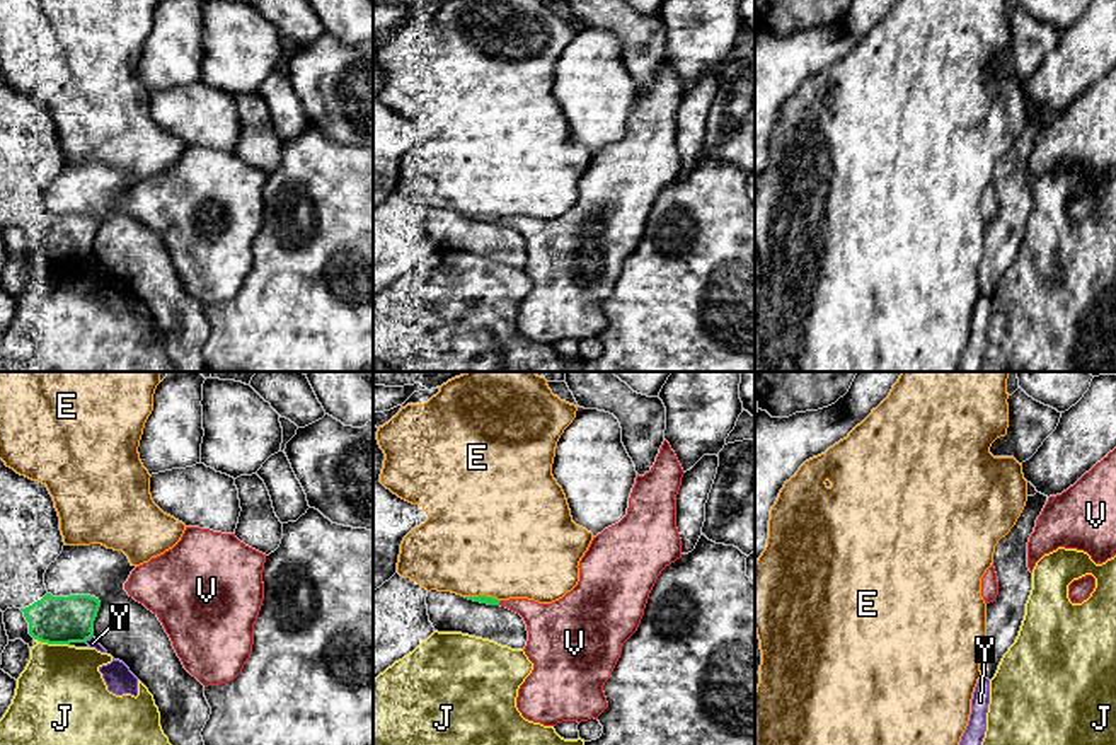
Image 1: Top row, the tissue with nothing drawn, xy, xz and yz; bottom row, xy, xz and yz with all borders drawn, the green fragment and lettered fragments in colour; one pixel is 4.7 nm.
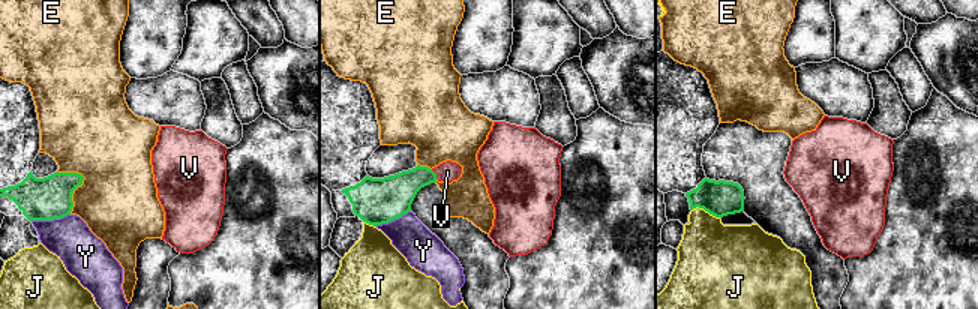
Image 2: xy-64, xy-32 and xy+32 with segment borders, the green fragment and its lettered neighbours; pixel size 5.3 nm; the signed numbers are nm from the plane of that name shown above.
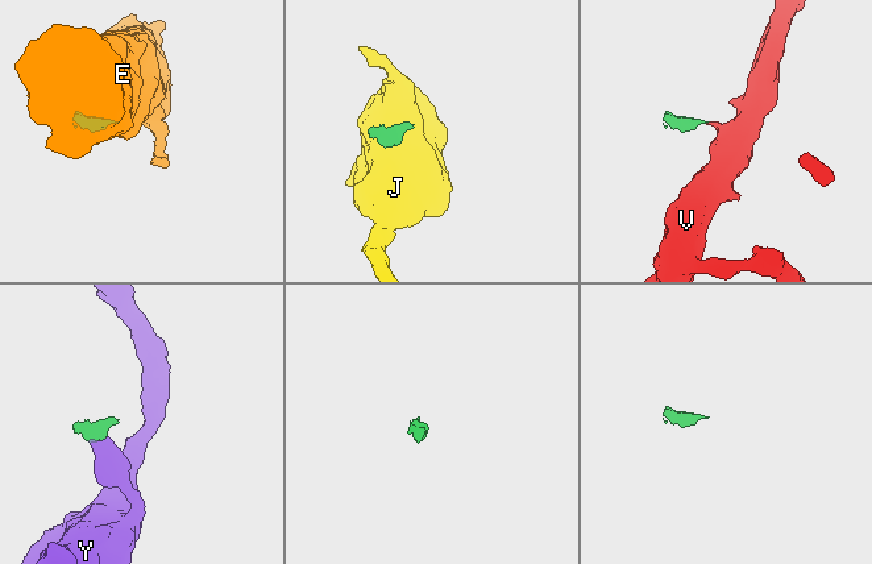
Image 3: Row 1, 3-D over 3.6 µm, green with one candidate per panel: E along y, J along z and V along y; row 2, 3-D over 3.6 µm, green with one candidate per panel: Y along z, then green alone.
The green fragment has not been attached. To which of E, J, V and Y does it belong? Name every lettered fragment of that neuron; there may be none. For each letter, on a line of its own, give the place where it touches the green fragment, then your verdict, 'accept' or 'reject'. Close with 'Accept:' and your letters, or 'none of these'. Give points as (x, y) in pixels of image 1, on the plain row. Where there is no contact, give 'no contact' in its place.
E: xz (483, 213) | reject
J: xy (51, 261) | reject
V: xz (500, 219) | accept
Y: xy (87, 256) | reject
Accept: V

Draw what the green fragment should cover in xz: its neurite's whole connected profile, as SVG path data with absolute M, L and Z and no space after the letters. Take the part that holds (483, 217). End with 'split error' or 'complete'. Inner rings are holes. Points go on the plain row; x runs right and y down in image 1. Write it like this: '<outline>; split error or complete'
M664 58L654 84L644 94L636 95L629 116L627 133L615 143L593 155L579 179L579 199L562 217L552 222L538 222L528 217L498 218L492 215L465 215L487 223L501 223L520 232L526 242L528 259L525 273L533 281L532 292L518 307L516 326L528 339L555 344L562 339L588 339L608 326L603 303L610 297L624 261L637 249L649 211L661 189L682 176L682 157L676 147L676 113L682 104L683 87Z; split error

